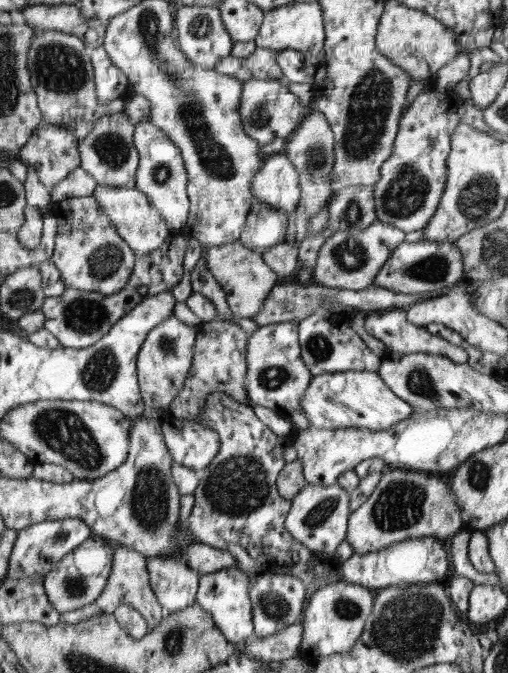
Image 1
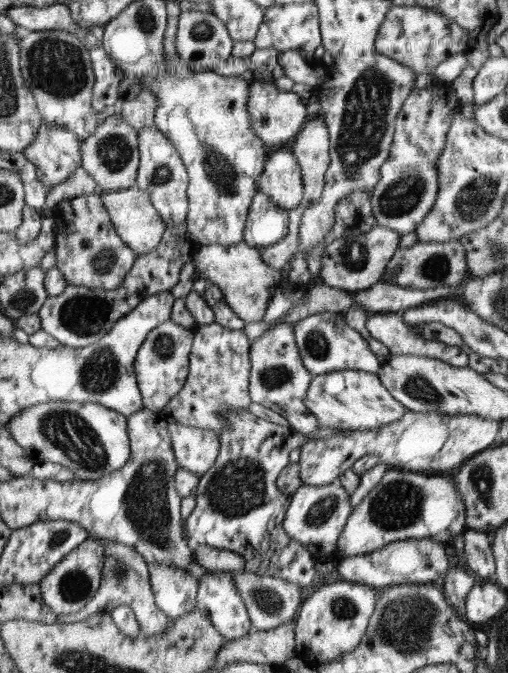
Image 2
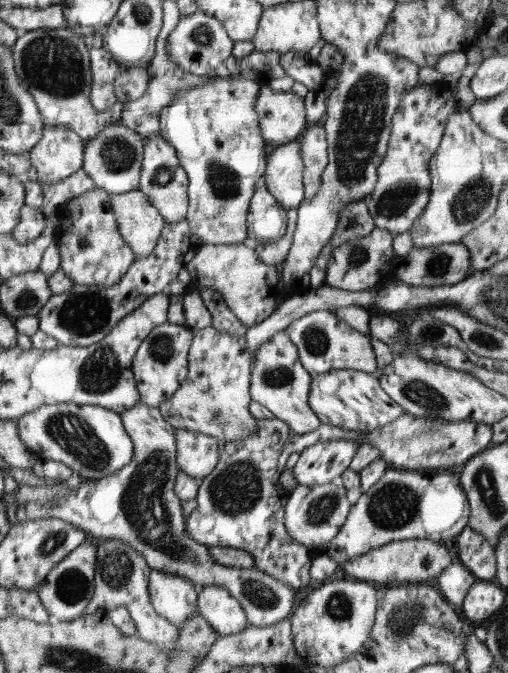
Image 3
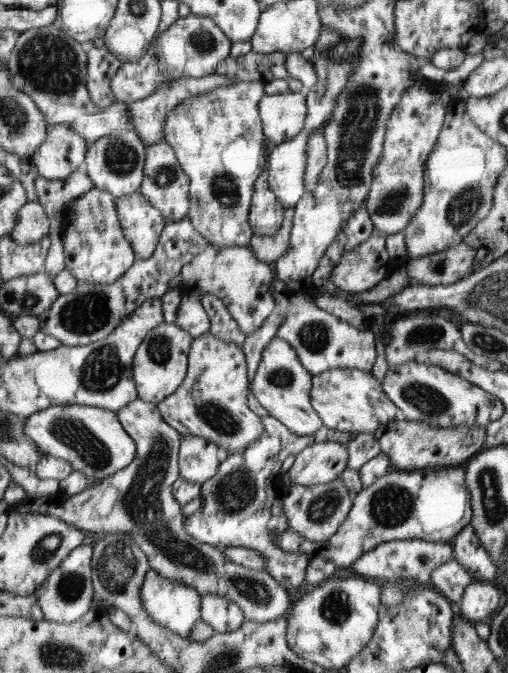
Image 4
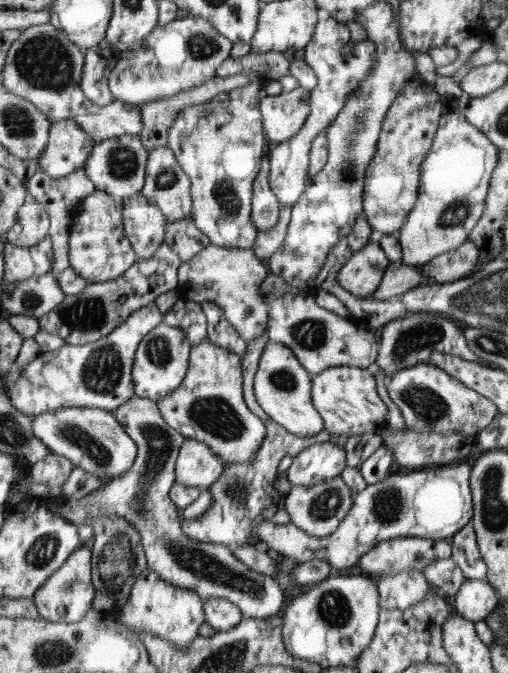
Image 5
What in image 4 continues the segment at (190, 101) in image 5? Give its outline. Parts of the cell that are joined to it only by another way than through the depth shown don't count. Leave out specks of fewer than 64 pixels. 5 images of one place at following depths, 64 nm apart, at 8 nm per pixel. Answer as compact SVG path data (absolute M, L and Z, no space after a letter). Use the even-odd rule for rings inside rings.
M217 72L209 74L204 78L171 78L169 84L158 84L156 91L146 96L146 98L136 101L133 104L128 105L128 112L132 116L132 126L136 134L140 136L142 142L146 143L146 146L156 144L164 140L164 121L166 121L166 115L172 112L174 107L182 103L182 101L188 99L188 97L194 97L194 95L200 95L200 93L206 93L206 91L214 90L216 87L229 86L229 84L236 84L240 81L238 79L228 79L224 75L219 75Z

